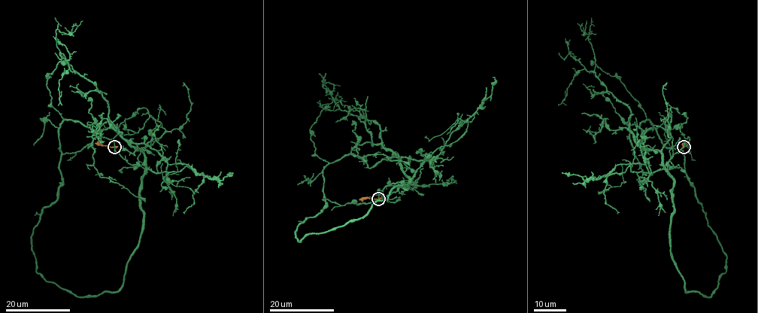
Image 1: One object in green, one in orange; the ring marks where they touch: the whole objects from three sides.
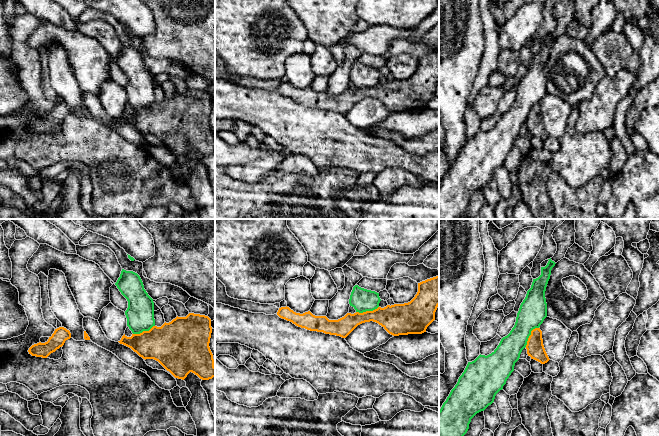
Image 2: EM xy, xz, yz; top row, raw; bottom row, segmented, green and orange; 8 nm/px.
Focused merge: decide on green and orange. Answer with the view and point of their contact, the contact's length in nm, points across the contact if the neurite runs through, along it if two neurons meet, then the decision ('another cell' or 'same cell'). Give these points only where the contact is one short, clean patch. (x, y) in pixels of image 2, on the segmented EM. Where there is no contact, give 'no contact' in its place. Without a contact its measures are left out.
yz (530, 334) | 190 nm | along yz (538, 327), (531, 331), (525, 346) | another cell

